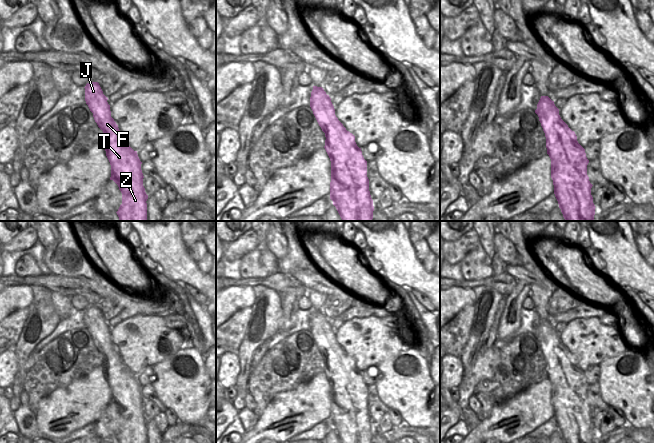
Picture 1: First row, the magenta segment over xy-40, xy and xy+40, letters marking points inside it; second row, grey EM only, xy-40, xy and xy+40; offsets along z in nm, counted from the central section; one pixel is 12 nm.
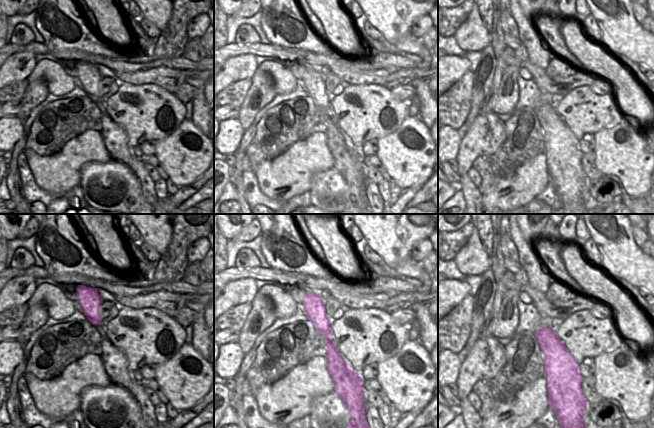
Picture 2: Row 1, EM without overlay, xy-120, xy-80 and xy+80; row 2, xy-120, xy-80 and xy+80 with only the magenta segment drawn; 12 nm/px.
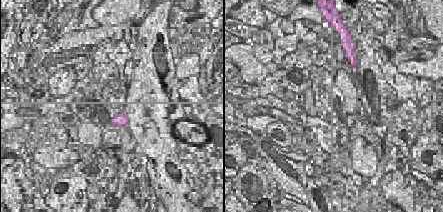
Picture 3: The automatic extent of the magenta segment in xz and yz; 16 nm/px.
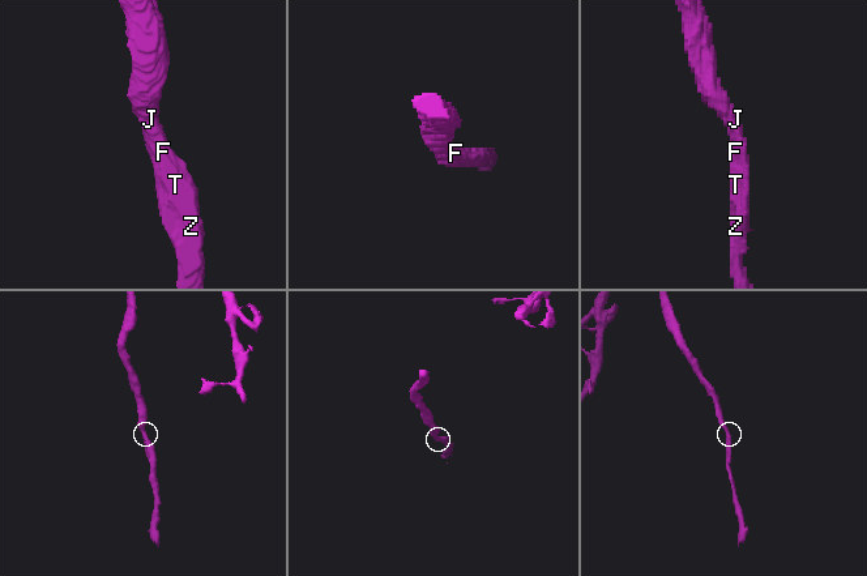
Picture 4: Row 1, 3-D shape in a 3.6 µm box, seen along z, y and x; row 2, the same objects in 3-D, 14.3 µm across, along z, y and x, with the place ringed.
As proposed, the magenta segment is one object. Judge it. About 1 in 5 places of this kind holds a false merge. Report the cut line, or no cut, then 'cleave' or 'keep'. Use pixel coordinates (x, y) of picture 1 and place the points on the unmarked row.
no cut | keep

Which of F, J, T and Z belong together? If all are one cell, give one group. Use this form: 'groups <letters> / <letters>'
groups F J T Z

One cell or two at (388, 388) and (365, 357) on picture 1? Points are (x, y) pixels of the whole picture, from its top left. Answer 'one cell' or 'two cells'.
two cells

